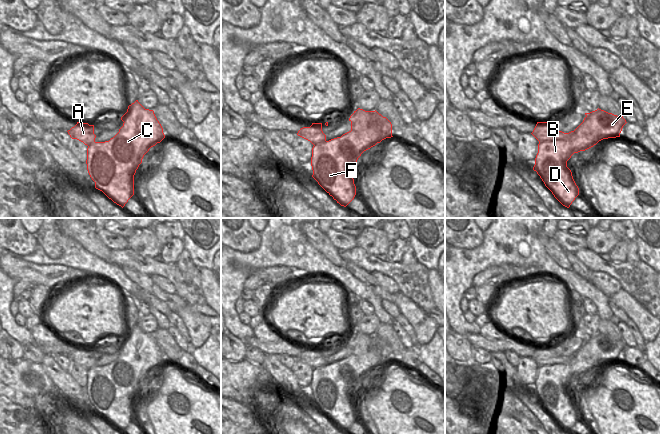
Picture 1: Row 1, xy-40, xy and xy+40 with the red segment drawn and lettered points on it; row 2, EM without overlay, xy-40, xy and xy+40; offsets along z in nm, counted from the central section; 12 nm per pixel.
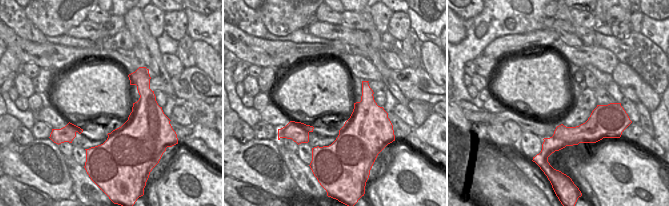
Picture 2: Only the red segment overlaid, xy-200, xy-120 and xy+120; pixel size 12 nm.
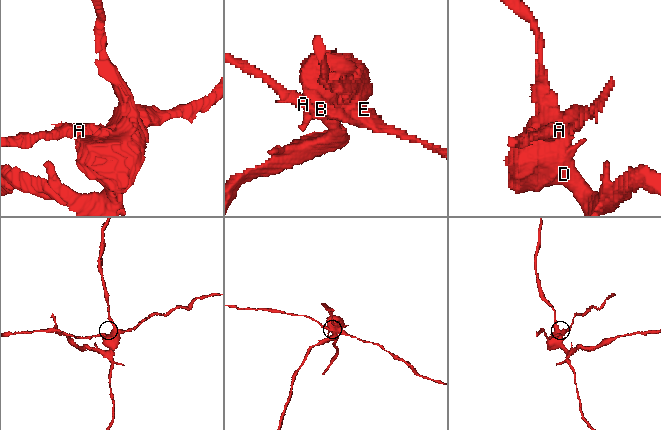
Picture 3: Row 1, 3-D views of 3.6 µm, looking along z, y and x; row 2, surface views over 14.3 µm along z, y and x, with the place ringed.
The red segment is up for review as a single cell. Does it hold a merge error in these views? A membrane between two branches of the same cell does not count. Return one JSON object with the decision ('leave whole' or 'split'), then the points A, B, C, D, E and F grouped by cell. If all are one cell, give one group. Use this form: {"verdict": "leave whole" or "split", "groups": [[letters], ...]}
{"verdict": "split", "groups": [["A", "E"], ["B", "C", "D", "F"]]}

